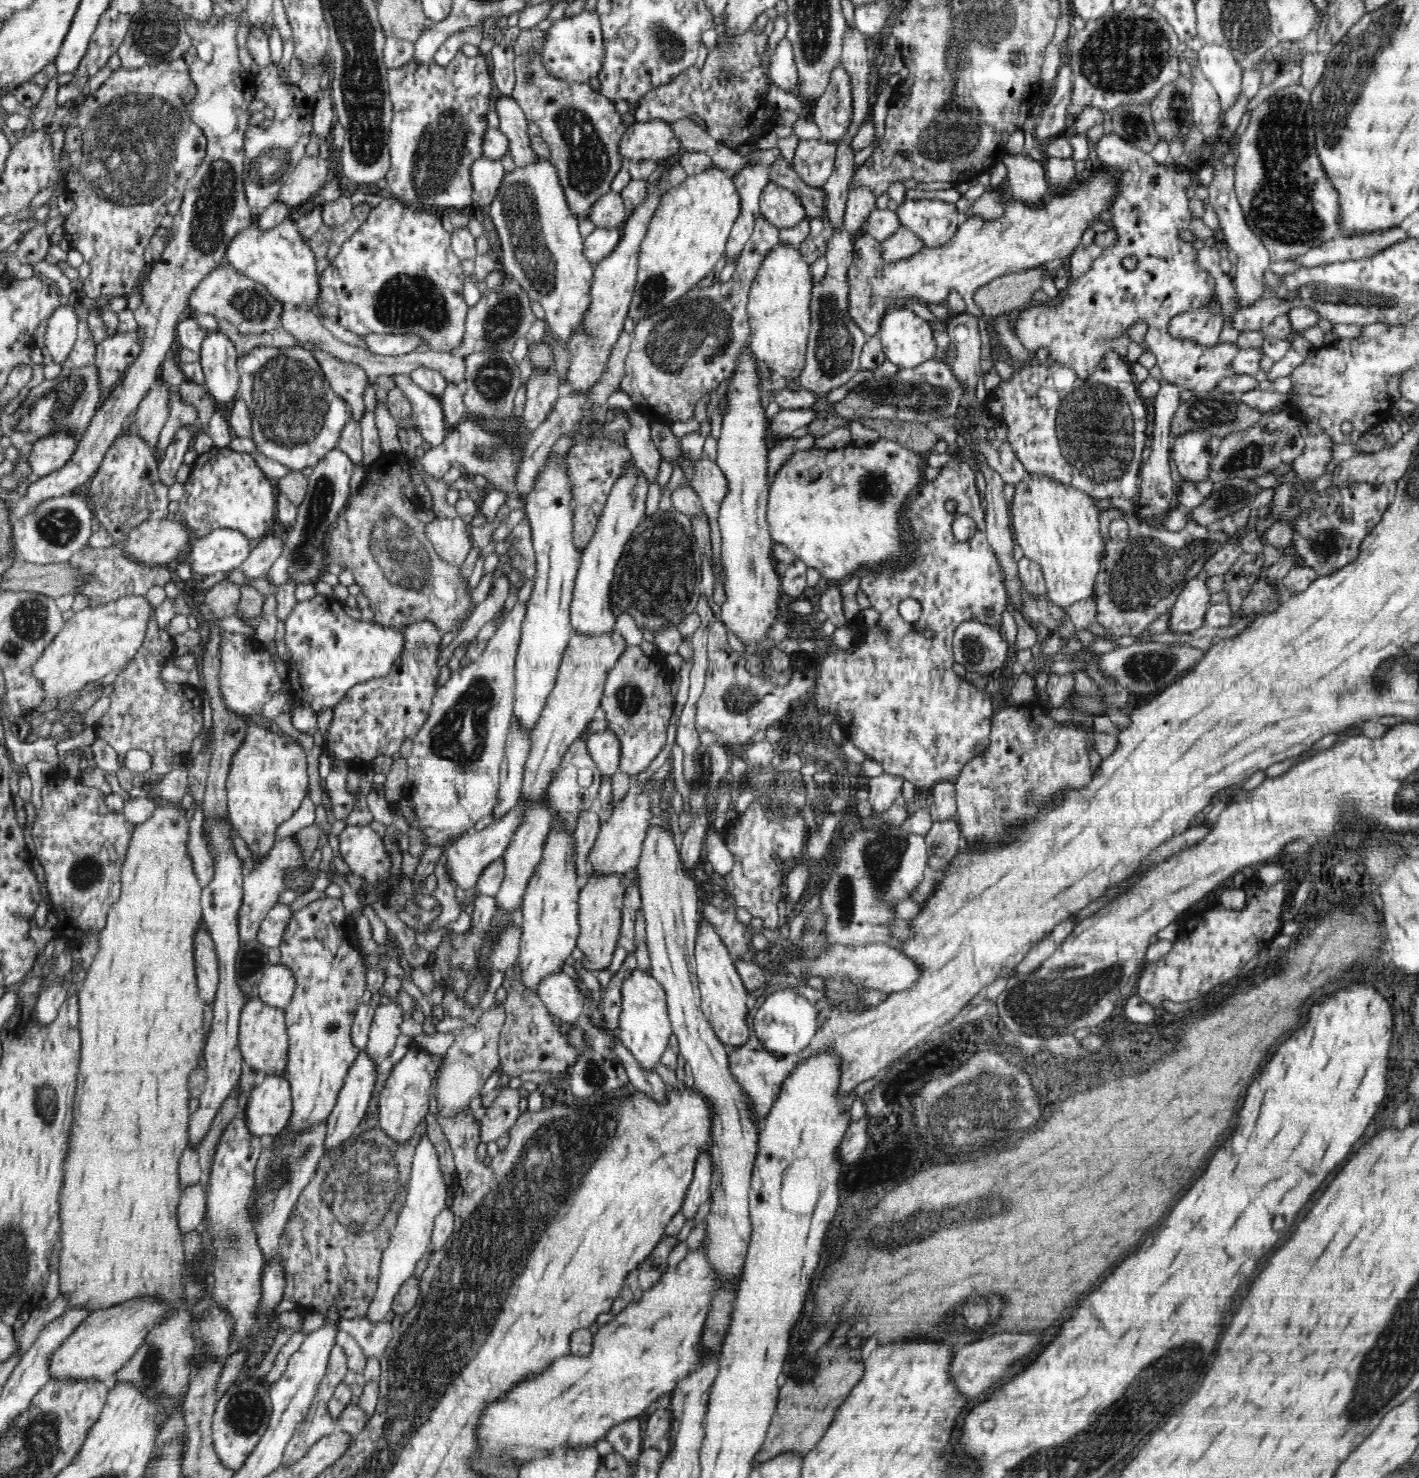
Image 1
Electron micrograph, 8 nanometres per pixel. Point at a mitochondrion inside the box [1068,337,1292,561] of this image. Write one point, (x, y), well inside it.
(1214, 411)

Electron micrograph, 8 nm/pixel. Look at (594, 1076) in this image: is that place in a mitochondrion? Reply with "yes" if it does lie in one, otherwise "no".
yes

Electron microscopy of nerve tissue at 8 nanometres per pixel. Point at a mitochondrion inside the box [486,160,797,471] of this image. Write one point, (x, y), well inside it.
(696, 331)

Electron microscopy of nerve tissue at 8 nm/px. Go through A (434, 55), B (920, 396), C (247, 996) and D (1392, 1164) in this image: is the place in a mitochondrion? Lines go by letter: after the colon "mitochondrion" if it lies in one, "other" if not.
A: other
B: mitochondrion
C: other
D: other

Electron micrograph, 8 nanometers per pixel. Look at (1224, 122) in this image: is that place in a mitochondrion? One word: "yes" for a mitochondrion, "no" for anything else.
no

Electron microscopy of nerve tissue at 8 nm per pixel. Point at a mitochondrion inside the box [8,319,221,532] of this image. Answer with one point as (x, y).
(59, 402)

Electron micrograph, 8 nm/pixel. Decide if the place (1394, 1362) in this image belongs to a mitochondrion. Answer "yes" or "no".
yes

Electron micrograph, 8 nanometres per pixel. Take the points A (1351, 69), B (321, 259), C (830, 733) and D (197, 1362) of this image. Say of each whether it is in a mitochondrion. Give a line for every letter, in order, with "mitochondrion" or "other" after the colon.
A: mitochondrion
B: other
C: mitochondrion
D: other

